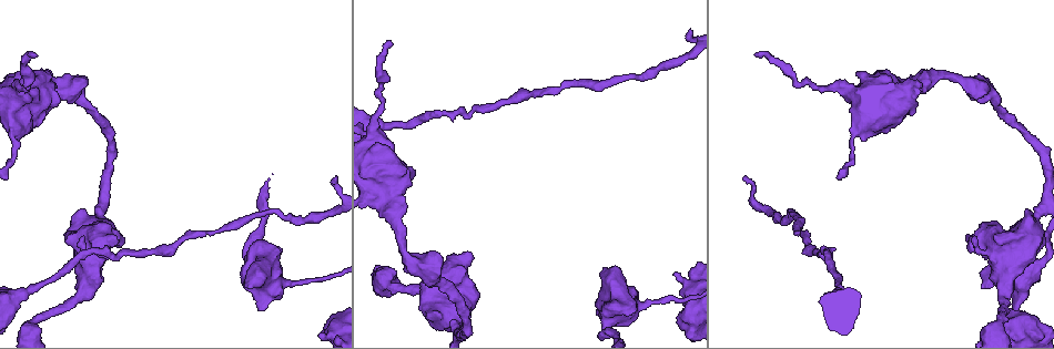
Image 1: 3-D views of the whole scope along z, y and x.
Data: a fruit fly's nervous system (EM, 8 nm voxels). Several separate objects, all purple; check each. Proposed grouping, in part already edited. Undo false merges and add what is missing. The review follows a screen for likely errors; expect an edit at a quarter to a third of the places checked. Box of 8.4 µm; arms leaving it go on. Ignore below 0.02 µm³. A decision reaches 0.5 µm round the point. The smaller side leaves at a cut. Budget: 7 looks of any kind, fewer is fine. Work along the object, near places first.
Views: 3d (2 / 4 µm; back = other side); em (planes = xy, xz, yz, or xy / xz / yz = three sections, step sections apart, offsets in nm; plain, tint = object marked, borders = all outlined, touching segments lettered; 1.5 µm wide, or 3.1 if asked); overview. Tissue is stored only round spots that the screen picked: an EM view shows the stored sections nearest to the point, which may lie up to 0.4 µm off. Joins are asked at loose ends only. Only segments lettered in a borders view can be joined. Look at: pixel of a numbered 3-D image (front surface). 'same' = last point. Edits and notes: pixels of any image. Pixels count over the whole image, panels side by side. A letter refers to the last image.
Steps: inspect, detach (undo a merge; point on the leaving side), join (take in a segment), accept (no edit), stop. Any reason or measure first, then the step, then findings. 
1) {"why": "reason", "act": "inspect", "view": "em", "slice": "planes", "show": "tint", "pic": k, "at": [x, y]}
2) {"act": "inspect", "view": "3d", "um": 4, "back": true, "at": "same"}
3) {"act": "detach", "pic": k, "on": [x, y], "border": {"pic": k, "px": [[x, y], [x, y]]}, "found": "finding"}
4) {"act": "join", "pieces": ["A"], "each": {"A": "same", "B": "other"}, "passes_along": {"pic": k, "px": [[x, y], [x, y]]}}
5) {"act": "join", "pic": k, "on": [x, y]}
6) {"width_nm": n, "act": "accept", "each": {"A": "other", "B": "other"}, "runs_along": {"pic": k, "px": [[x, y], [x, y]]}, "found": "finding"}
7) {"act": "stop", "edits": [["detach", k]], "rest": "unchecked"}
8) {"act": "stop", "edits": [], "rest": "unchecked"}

{"why": "stops while still wide", "act": "inspect", "view": "3d", "um": 2, "pic": 1, "at": [245, 286]}

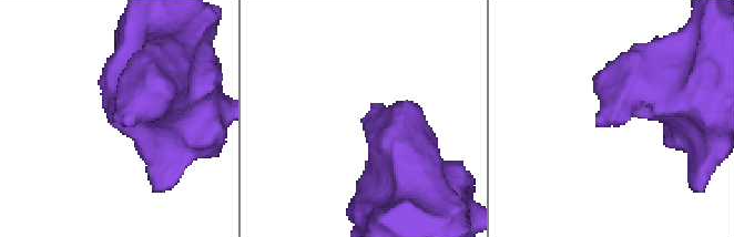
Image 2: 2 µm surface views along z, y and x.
{"act": "inspect", "view": "em", "slice": "planes", "show": "borders", "pic": 2, "at": [121, 120]}

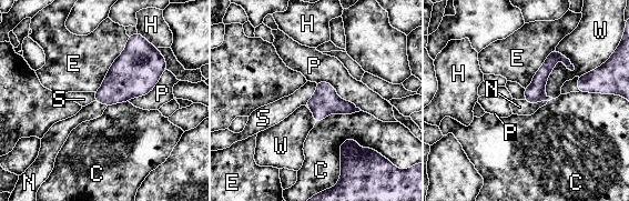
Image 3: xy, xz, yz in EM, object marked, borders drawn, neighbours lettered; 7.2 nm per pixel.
{"act": "join", "pieces": ["N"], "each": {"C": "other", "E": "other", "H": "other", "N": "same", "P": "other", "S": "other", "W": "other"}, "passes_along": {"pic": 3, "px": [[535, 93], [536, 101], [519, 107]]}, "found": "the cell continues"}

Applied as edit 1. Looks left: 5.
{"act": "inspect", "view": "3d", "um": 2, "pic": 1, "at": [822, 250]}

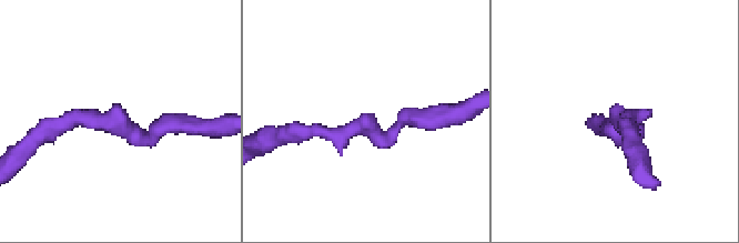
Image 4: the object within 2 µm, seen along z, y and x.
{"act": "inspect", "view": "em", "slice": "xy", "step": 8, "show": "tint", "pic": 4, "at": [616, 131]}

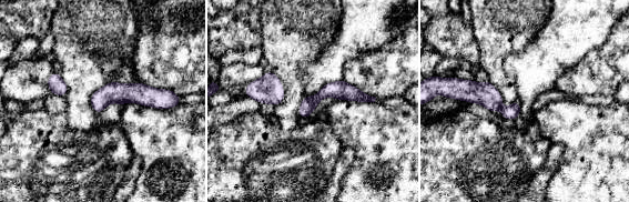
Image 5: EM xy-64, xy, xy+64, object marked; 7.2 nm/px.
{"why": "another direction", "act": "inspect", "view": "em", "slice": "xz", "step": 4, "show": "borders", "at": "same"}

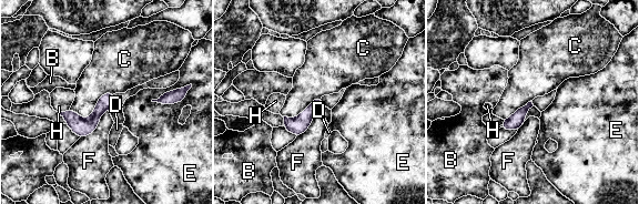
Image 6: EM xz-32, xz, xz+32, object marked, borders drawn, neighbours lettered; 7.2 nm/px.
{"act": "accept", "each": {"B": "other", "C": "other", "D": "other", "E": "other", "F": "other", "H": "other"}, "border": {"pic": 6, "px": [[108, 110], [97, 128], [80, 138]]}, "found": "one cell here"}

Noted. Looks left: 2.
{"why": "branch stops here", "act": "inspect", "view": "em", "slice": "planes", "show": "tint", "pic": 1, "at": [34, 56]}

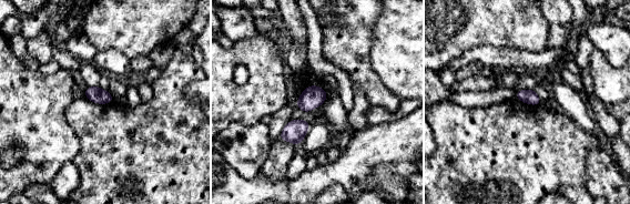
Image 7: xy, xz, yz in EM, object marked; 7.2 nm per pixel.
{"why": "what lies round it", "act": "inspect", "view": "em", "slice": "planes", "show": "borders", "at": "same"}

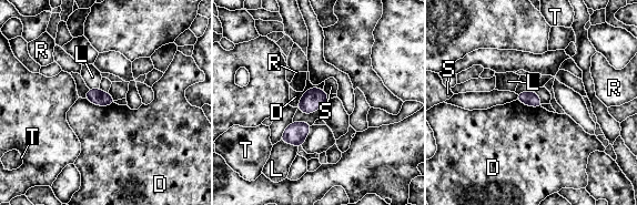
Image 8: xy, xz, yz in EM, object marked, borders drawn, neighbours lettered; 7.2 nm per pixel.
{"longest_contact_nm": ["D", 240], "act": "accept", "each": {"D": "other", "L": "other", "R": "other", "S": "other", "T": "other"}, "border": {"pic": 8, "px": [[323, 89], [310, 88], [296, 106]]}, "found": "no lettered segment goes on from it"}

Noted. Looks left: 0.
{"act": "stop", "edits": [["join", 3]], "rest": "unchecked"}

